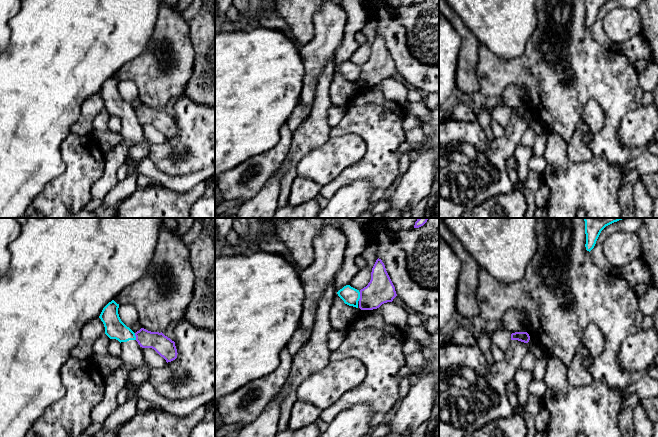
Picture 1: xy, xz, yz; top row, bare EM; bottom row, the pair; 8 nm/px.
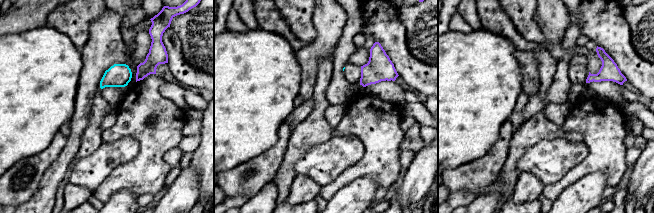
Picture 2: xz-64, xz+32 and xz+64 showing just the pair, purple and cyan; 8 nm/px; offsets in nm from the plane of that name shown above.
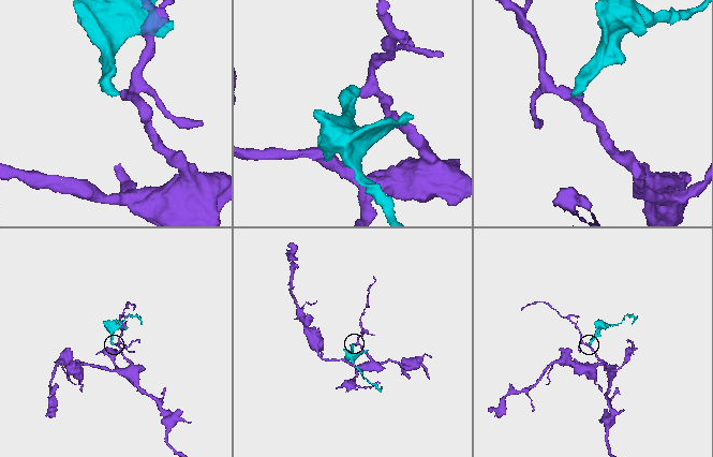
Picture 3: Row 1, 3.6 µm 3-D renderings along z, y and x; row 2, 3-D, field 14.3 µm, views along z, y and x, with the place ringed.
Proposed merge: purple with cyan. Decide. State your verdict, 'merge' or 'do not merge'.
do not merge

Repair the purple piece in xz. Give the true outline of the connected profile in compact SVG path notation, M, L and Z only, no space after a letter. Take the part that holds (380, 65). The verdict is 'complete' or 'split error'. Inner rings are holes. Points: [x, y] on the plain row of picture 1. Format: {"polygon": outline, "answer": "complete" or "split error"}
{"polygon": "M377 35L371 48L371 56L360 66L359 84L373 86L392 78L397 72L395 63L381 35Z", "answer": "complete"}

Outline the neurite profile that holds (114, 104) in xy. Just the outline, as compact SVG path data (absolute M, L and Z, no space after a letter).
M114 76L102 86L99 94L104 100L105 110L121 119L120 134L134 145L147 144L148 158L157 169L169 176L185 176L209 166L215 166L215 107L197 104L182 94L174 105L177 134L164 143L153 144L144 135L143 124L136 117L135 109L127 103L118 90L119 80Z

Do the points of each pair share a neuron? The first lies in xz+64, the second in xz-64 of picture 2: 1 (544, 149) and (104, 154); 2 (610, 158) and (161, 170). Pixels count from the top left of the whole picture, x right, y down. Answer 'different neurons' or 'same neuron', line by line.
1: same neuron
2: same neuron

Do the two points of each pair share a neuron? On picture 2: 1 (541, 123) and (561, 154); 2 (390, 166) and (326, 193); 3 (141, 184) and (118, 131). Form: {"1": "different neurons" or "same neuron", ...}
{"1": "different neurons", "2": "same neuron", "3": "same neuron"}

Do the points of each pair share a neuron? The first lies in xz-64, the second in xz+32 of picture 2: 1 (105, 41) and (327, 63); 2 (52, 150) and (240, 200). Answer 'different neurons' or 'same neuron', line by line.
1: different neurons
2: different neurons

